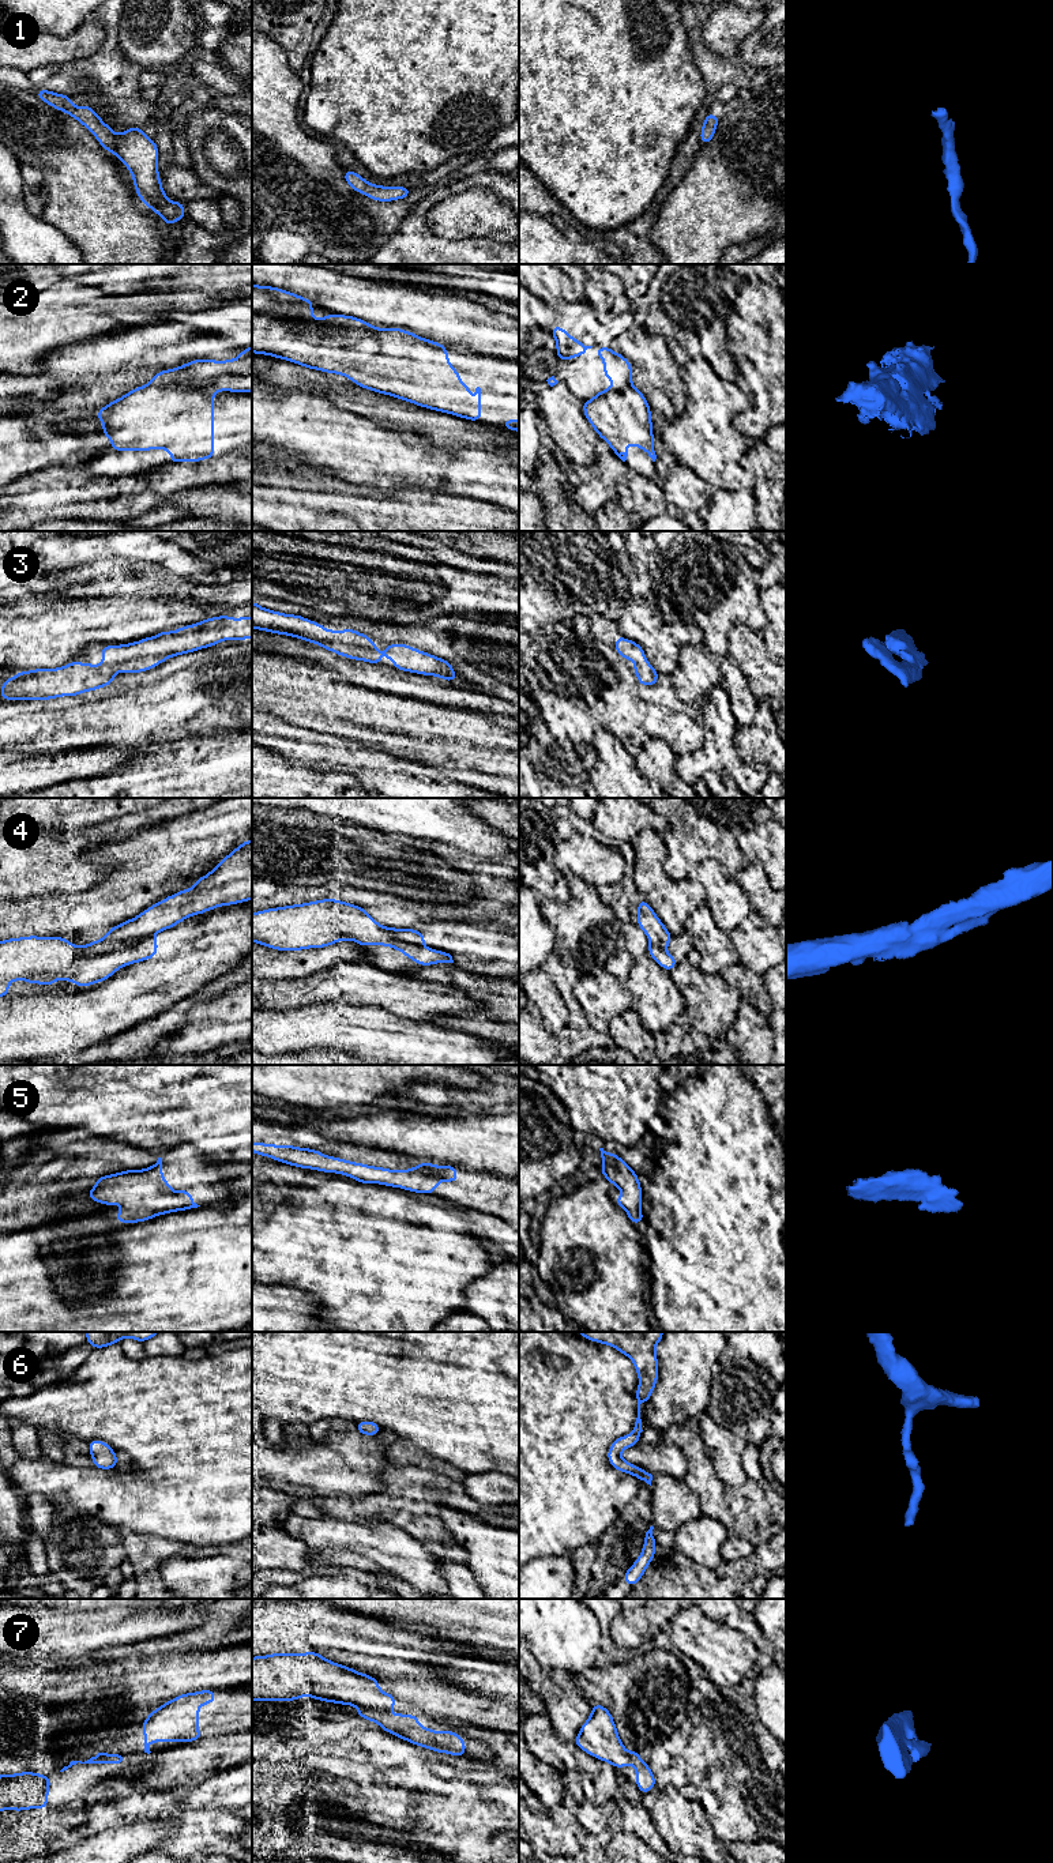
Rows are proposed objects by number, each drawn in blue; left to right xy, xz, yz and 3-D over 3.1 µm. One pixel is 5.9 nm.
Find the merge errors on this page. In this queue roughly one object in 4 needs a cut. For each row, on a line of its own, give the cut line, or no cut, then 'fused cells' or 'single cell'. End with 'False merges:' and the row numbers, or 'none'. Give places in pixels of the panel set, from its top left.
1: no cut; single cell
2: cut in xy along (213, 391), (161, 387), (151, 399), (115, 416), (109, 436); fused cells
3: no cut; single cell
4: no cut; single cell
5: no cut; single cell
6: no cut; single cell
7: no cut; single cell
False merges: 2

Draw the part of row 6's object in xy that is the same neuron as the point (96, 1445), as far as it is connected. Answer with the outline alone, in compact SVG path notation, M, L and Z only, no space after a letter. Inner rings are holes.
M93 1439L89 1442L89 1452L93 1457L93 1465L101 1469L116 1468L117 1454L102 1439Z

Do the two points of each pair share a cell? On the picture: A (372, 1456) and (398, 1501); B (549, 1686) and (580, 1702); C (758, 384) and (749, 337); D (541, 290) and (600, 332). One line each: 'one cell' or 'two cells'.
A: two cells
B: one cell
C: one cell
D: two cells

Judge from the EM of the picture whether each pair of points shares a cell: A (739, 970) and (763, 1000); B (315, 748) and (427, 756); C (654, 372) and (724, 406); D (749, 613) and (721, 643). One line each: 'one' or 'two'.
A: one
B: two
C: two
D: one

